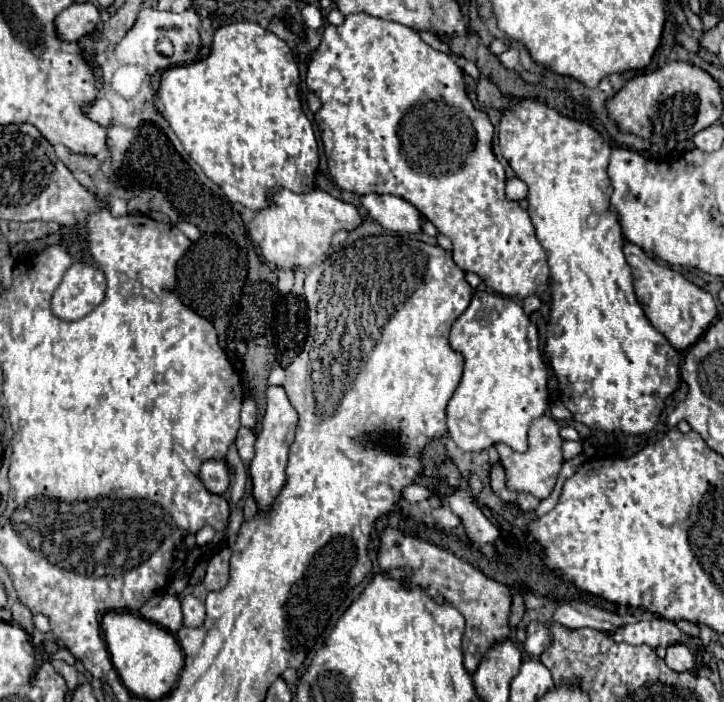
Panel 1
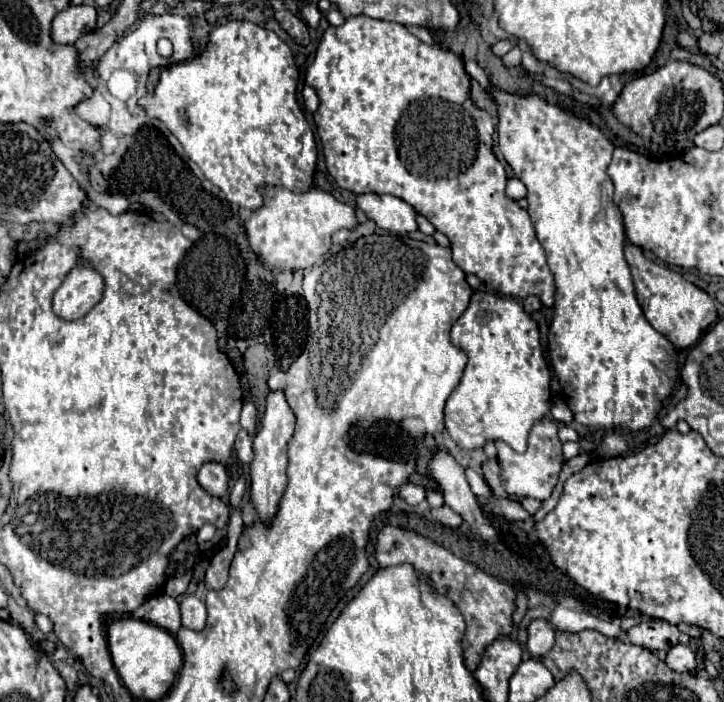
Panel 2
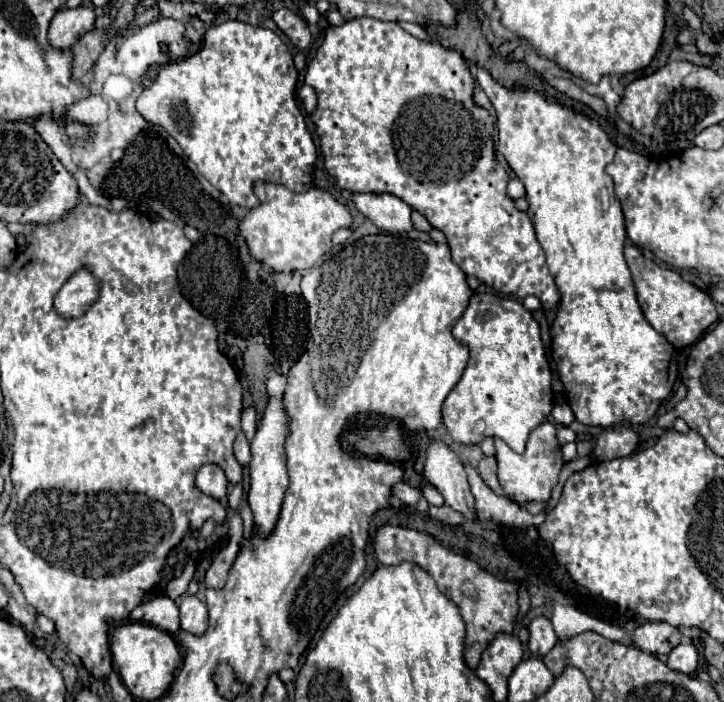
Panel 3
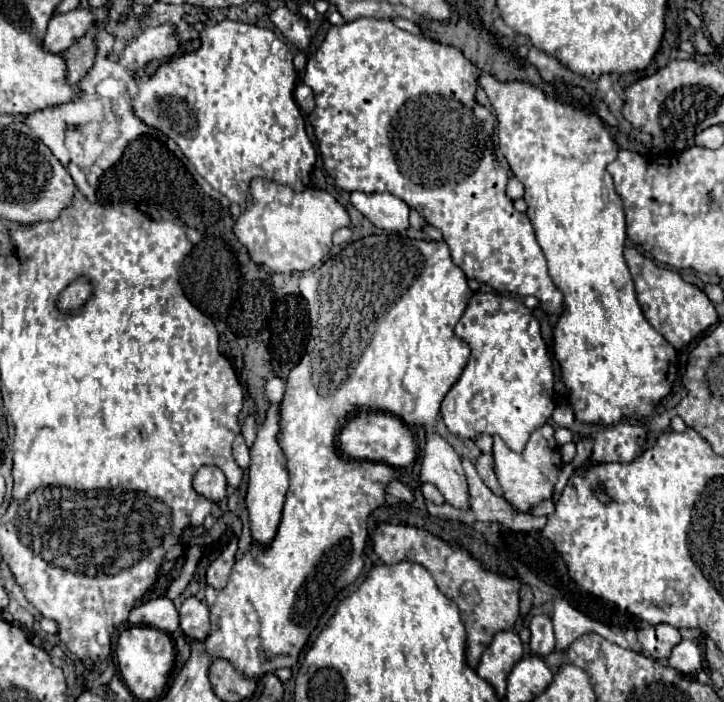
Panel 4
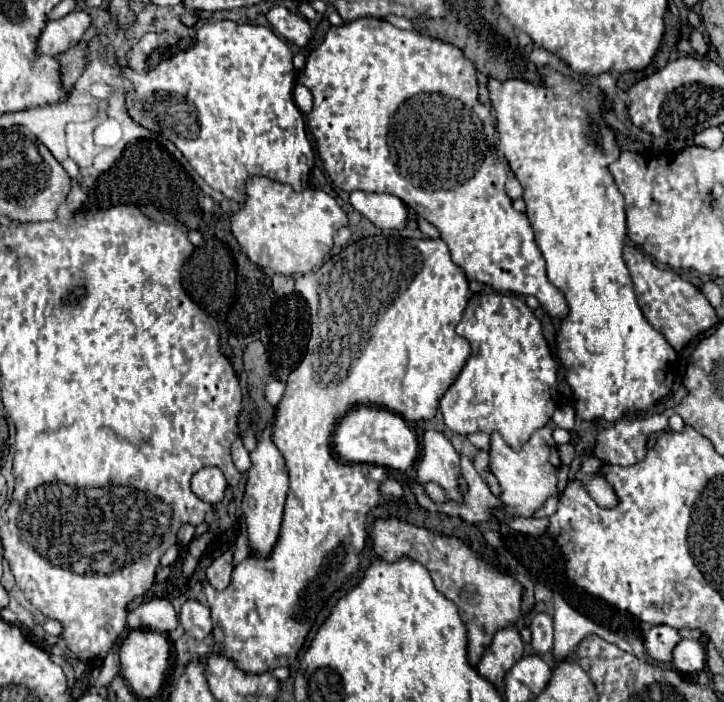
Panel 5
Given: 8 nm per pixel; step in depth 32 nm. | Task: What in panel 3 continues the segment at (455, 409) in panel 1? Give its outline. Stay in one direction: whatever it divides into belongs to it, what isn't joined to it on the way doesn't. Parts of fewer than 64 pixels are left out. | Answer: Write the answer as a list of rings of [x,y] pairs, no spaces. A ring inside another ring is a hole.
[[[474,292],[468,308],[452,328],[452,336],[460,344],[470,348],[470,360],[460,382],[448,394],[442,408],[444,424],[450,436],[454,438],[454,442],[460,442],[464,446],[480,444],[488,436],[502,438],[514,452],[522,454],[530,430],[536,428],[536,424],[544,422],[544,418],[552,412],[552,372],[536,320],[516,298]]]

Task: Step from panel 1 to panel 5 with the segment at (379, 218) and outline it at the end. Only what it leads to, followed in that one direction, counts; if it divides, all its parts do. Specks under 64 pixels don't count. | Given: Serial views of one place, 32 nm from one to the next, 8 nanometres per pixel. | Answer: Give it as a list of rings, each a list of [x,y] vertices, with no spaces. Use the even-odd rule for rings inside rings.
[[[350,192],[350,204],[378,228],[402,230],[408,224],[406,204],[392,194]]]

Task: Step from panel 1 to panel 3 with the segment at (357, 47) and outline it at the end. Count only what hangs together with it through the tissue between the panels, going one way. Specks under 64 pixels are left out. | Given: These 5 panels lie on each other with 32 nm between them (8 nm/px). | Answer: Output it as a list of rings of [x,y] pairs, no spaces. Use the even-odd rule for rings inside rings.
[[[368,16],[352,18],[352,20],[344,22],[342,26],[330,26],[326,30],[320,48],[316,50],[316,56],[306,66],[304,82],[310,84],[318,94],[318,106],[312,112],[312,122],[316,126],[316,134],[320,138],[320,150],[322,150],[322,156],[326,160],[324,162],[326,170],[336,180],[336,184],[340,188],[350,190],[350,192],[376,192],[376,194],[388,192],[388,194],[402,198],[408,206],[412,206],[422,216],[426,216],[434,228],[444,232],[444,236],[448,238],[448,246],[452,250],[452,260],[464,270],[466,276],[476,276],[480,282],[484,282],[486,286],[490,286],[496,292],[506,294],[506,296],[516,296],[516,298],[526,298],[530,294],[538,296],[544,310],[556,310],[558,308],[560,296],[556,292],[554,278],[548,272],[544,250],[536,240],[534,226],[532,226],[528,214],[518,210],[514,200],[506,196],[508,174],[506,174],[504,166],[496,160],[496,154],[494,154],[494,140],[492,140],[494,116],[490,116],[488,110],[474,104],[474,100],[472,100],[474,76],[470,74],[466,60],[456,50],[444,48],[438,42],[422,42],[422,40],[414,38],[412,34],[408,34],[406,30],[402,30],[400,26],[396,26],[396,22],[382,22],[382,20],[368,18]]]

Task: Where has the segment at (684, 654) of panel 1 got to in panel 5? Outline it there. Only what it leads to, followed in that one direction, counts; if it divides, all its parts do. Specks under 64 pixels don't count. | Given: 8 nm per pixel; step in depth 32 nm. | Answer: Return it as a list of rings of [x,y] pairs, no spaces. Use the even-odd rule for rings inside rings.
[[[682,640],[672,652],[672,668],[684,674],[696,674],[704,668],[704,648],[698,640]]]

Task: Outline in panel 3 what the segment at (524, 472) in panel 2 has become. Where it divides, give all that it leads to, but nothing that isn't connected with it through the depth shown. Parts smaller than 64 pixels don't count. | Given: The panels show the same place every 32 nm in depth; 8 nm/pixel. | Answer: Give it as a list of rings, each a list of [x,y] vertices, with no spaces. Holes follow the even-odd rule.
[[[544,420],[530,432],[530,440],[528,440],[524,454],[516,454],[502,440],[494,440],[494,446],[496,446],[496,460],[498,460],[498,478],[508,498],[518,502],[520,506],[524,506],[524,502],[528,500],[548,500],[550,498],[550,492],[558,482],[558,474],[564,464],[560,442],[556,438],[556,426],[552,422]]]

